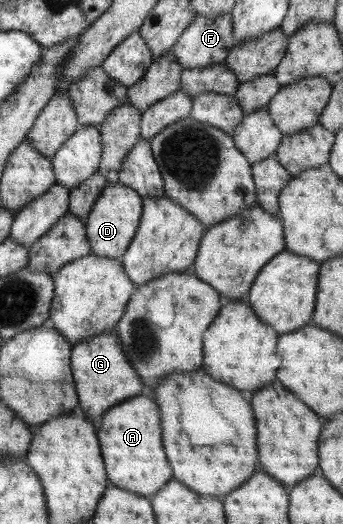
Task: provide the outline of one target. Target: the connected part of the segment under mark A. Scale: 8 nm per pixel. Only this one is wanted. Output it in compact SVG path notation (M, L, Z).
M131 397L109 408L96 428L104 470L111 485L151 497L172 479L172 469L161 445L157 405L147 397Z

